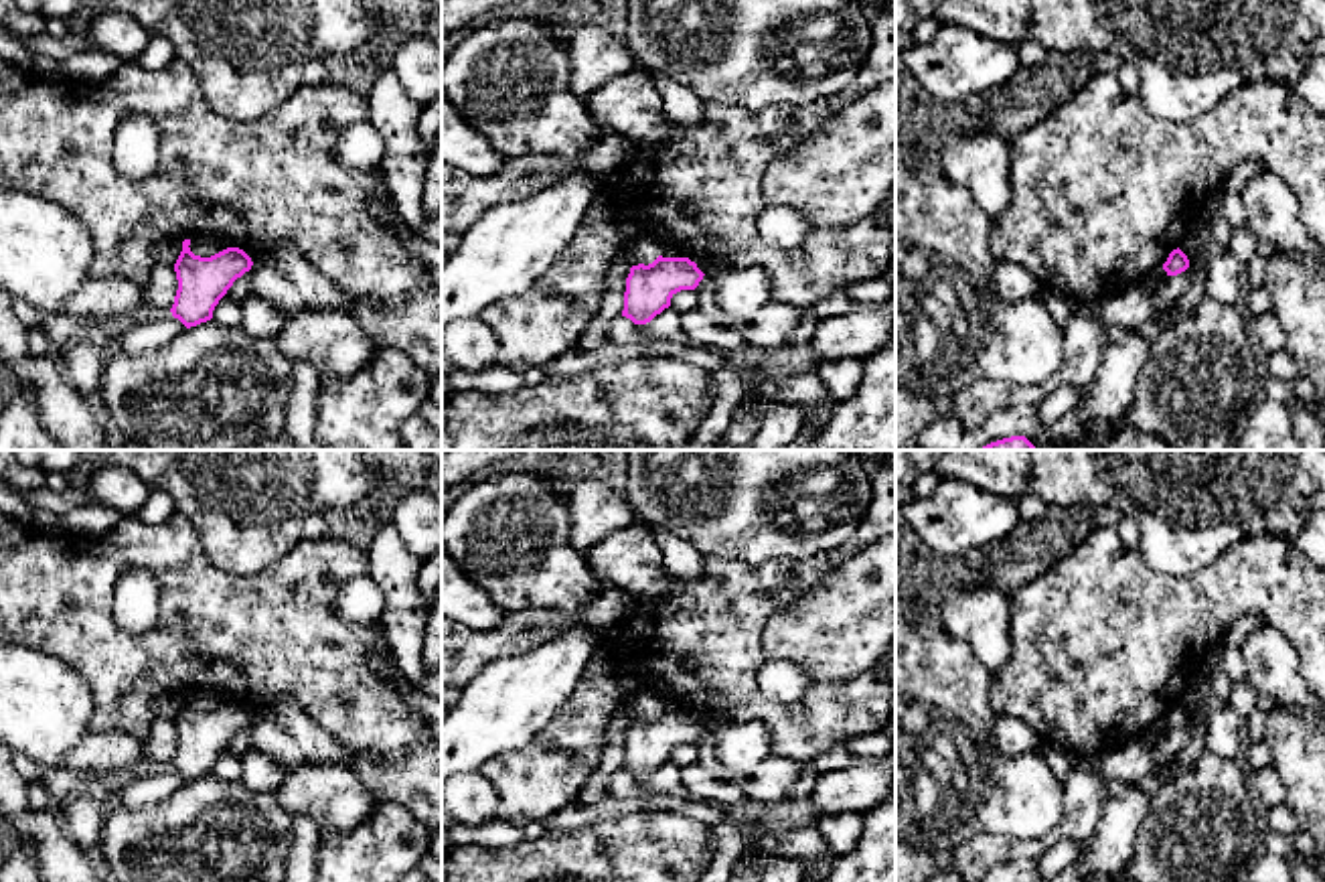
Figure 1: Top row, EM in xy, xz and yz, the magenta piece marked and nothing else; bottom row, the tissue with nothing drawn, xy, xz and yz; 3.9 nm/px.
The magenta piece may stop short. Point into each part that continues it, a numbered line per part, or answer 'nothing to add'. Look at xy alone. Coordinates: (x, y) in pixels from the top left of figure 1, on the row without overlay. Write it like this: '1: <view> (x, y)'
nothing to add

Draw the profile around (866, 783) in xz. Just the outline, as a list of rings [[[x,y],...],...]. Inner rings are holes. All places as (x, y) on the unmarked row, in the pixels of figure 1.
[[[895,750],[861,756],[853,764],[816,777],[812,803],[821,813],[865,813],[883,803],[895,779]]]

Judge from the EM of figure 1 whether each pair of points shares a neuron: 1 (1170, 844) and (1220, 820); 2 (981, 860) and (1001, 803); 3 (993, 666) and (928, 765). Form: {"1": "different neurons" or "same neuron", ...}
{"1": "same neuron", "2": "different neurons", "3": "different neurons"}

